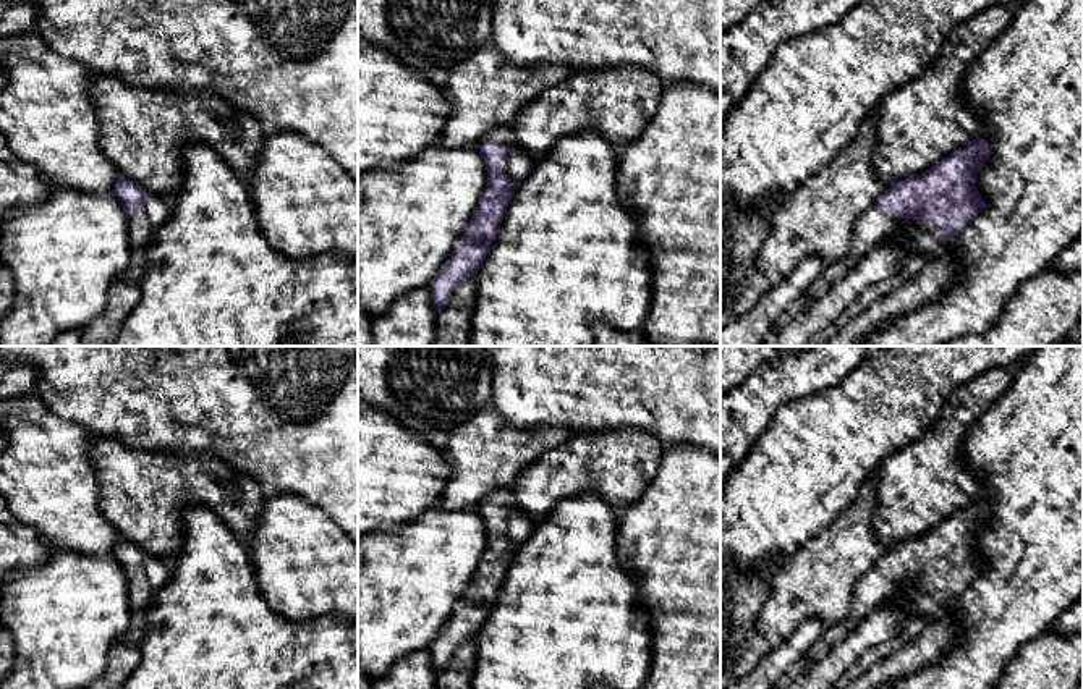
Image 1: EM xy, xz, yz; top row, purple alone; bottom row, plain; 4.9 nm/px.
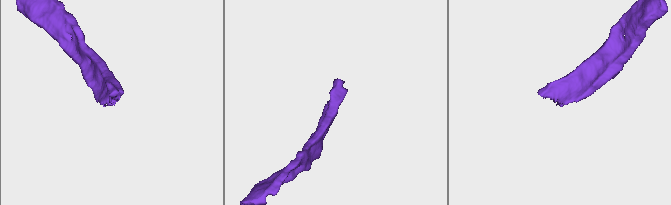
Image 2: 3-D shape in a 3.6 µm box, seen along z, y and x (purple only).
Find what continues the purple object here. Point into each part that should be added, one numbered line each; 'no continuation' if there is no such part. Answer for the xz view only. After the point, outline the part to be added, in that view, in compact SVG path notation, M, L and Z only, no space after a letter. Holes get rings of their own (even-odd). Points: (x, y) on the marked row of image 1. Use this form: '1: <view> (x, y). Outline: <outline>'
1: xz (517, 165). Outline: M513 125L495 126L479 141L479 146L484 144L500 146L505 149L507 154L505 159L500 162L500 168L505 171L510 183L521 181L531 173L533 162L518 142Z

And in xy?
1: xy (154, 212). Outline: M152 196L128 218L128 241L134 257L141 257L147 251L157 230L167 223L168 217L170 207Z

